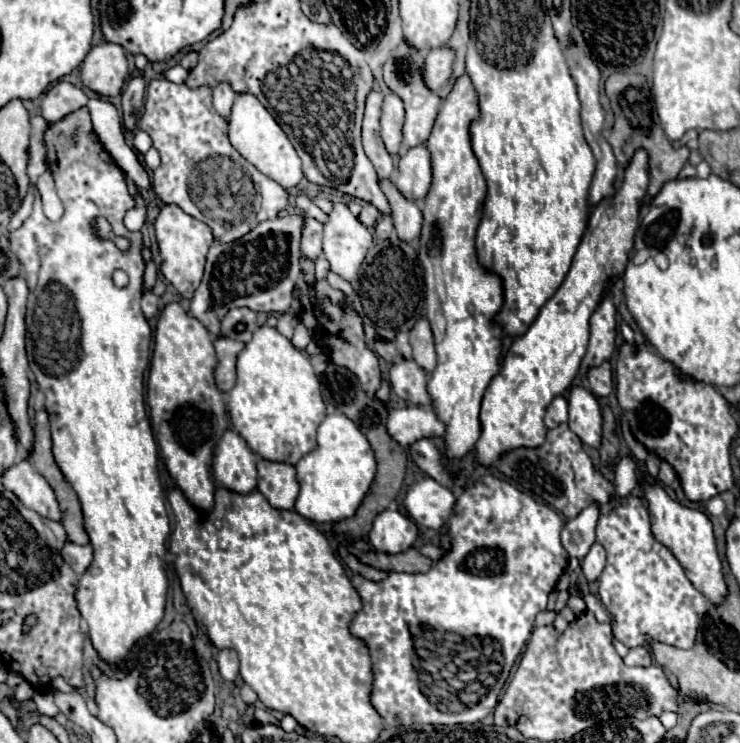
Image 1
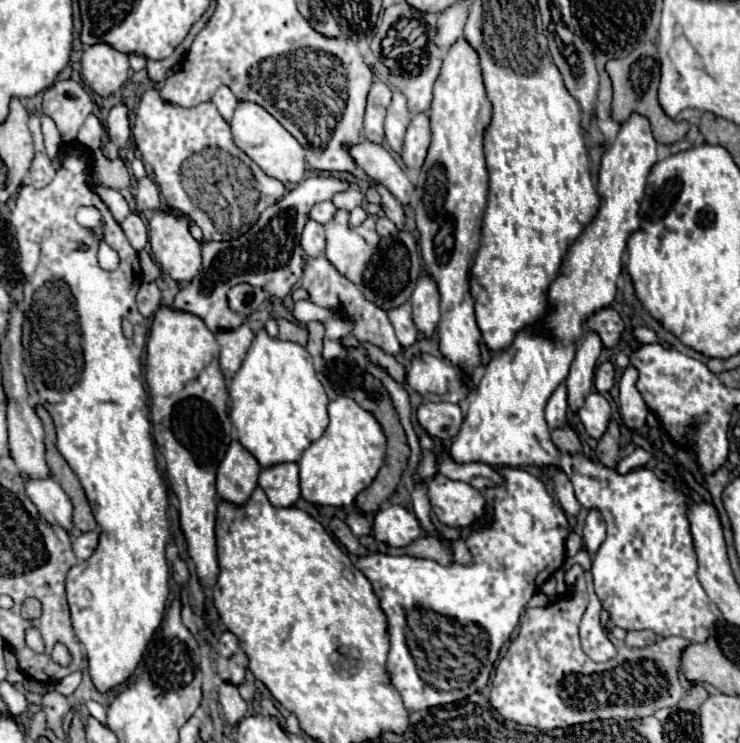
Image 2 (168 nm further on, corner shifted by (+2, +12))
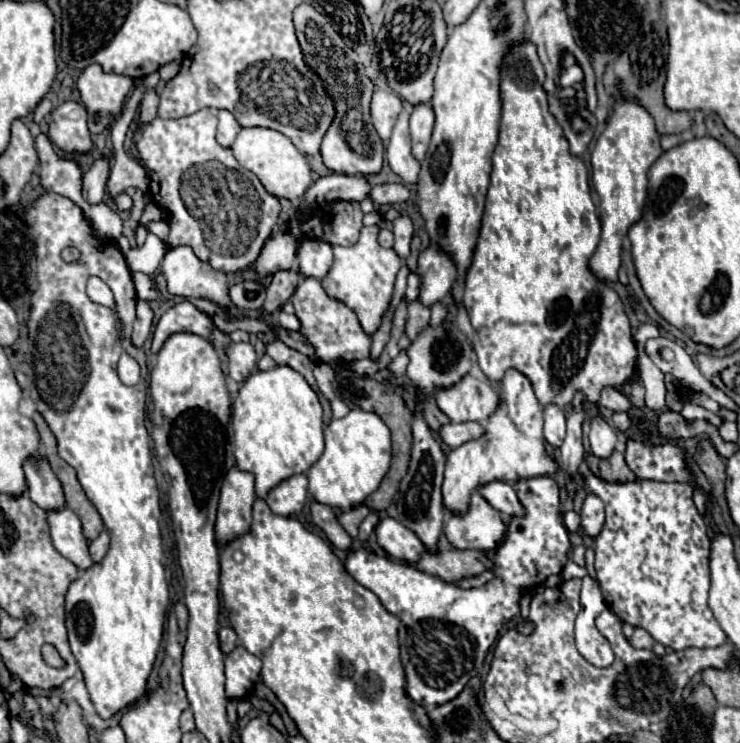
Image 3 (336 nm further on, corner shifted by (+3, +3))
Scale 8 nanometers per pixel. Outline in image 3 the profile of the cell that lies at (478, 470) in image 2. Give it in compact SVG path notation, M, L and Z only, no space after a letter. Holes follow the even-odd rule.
M491 481L483 487L479 487L479 493L503 515L511 515L511 517L523 517L525 509L521 505L521 501L517 499L513 487L505 481Z

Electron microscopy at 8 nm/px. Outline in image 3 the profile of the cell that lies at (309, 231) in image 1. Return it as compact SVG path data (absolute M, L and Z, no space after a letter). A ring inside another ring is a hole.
M303 241L299 253L299 271L305 277L323 279L333 263L333 249L323 241Z

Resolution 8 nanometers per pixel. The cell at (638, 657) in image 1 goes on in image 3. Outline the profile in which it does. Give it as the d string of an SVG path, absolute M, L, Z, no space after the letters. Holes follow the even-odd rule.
M637 627L635 633L633 633L633 637L631 637L631 643L633 643L635 647L639 647L639 649L653 649L655 639L653 639L645 629Z

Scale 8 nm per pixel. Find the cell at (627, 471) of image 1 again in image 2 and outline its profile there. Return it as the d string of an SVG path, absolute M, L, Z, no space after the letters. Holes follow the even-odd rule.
M632 366L626 368L620 380L620 412L628 430L634 432L646 426L648 408L644 400L640 400L640 392L636 392L636 370Z

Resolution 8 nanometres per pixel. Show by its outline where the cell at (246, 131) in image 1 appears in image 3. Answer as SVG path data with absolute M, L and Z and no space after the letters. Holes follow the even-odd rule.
M259 127L241 129L235 143L231 145L231 151L233 151L235 159L239 161L239 165L245 167L247 171L255 173L259 177L259 181L263 183L263 187L267 189L267 193L271 193L279 199L289 199L289 201L297 203L313 183L311 167L309 167L305 155L299 153L295 149L295 145L279 131L259 129Z

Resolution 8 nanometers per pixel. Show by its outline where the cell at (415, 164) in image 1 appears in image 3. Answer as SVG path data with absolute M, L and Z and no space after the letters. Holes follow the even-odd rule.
M421 103L413 107L411 113L411 139L413 139L413 153L417 159L423 159L429 147L431 131L435 123L435 113L429 103Z

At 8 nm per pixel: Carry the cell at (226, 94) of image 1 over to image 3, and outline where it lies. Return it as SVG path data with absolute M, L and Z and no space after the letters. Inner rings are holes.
M219 111L217 143L221 147L231 147L231 143L235 141L235 137L237 137L239 131L241 131L241 125L235 121L235 117L231 117L231 113L227 113L227 111Z

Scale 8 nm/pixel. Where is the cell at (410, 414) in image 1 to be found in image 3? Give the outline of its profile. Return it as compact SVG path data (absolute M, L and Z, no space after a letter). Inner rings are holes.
M449 423L449 425L443 425L441 429L441 439L453 449L467 441L479 439L483 435L485 435L483 423Z

